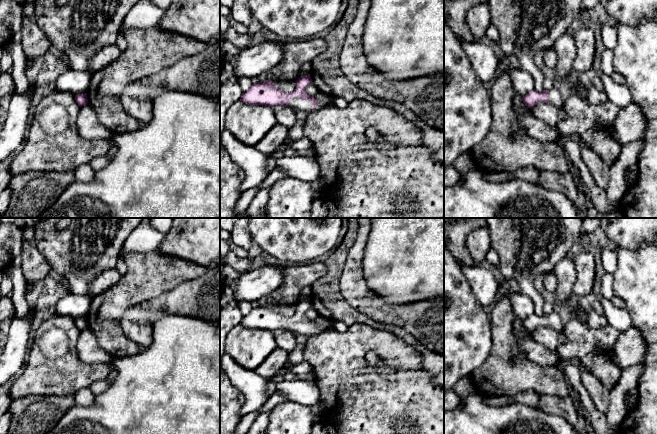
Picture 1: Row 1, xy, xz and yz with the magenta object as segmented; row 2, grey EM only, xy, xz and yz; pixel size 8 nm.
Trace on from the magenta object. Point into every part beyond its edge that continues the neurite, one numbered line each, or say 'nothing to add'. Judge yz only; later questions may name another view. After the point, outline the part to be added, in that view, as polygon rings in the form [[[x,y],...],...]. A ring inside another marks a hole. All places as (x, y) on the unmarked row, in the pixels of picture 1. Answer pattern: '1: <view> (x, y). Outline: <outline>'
1: yz (555, 323). Outline: [[[555,311],[549,315],[548,326],[555,332],[563,331],[564,327],[560,315],[558,315]]]

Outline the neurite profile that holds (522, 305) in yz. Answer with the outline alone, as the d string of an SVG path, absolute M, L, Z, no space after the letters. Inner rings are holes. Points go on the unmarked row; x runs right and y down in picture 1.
M522 292L512 293L510 301L515 316L522 321L534 313L533 301Z

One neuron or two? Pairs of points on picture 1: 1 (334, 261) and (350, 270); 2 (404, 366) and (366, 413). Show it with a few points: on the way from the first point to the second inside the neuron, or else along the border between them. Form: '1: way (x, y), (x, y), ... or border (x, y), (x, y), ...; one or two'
1: border (353, 245), (348, 253), (340, 277), (339, 290); two
2: way (400, 378), (378, 401); one

